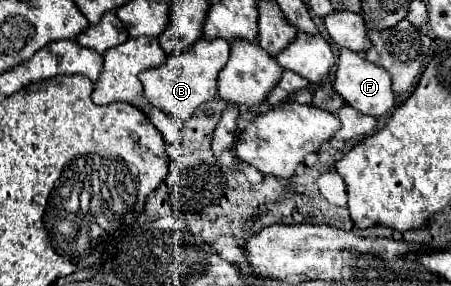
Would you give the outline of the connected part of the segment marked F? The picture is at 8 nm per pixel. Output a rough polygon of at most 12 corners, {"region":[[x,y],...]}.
{"region":[[340,50],[334,90],[358,112],[394,110],[384,68]]}

